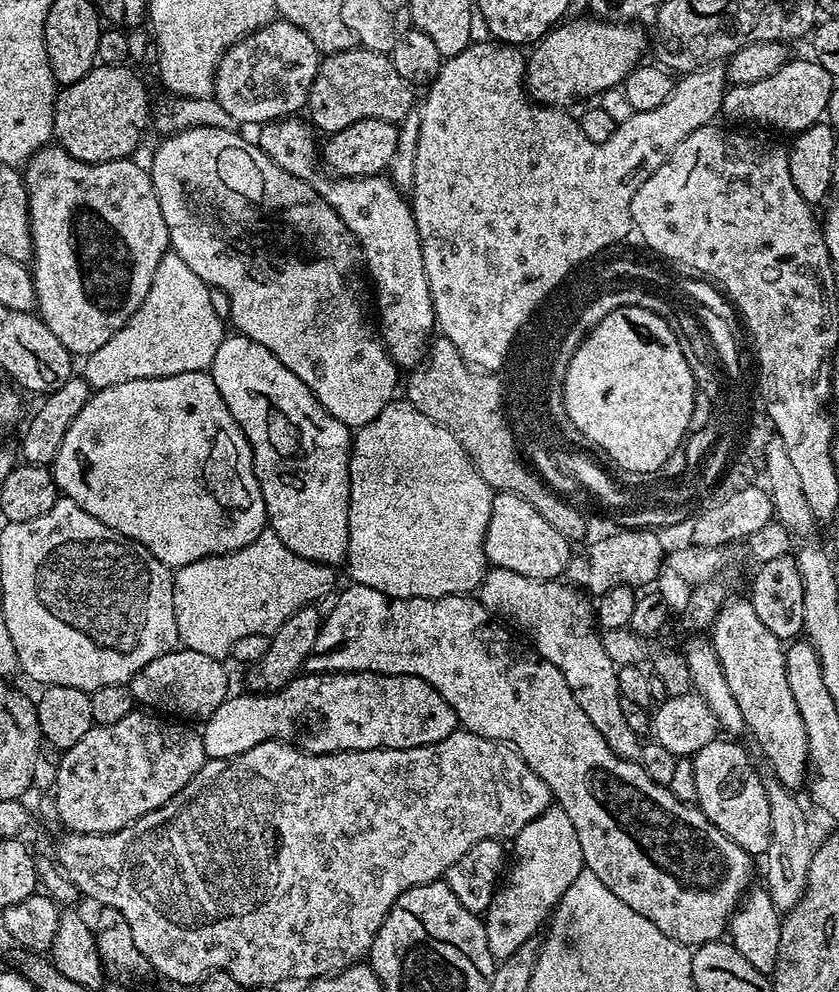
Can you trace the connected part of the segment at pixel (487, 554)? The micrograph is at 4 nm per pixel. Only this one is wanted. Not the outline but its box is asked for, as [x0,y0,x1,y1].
[484,492,574,581]

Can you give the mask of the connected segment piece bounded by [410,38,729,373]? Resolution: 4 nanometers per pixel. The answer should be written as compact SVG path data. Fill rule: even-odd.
M491 38L480 43L469 44L466 50L447 57L440 65L440 73L427 85L428 97L424 100L424 108L419 109L420 129L418 130L418 146L414 158L414 178L410 189L410 203L412 213L418 226L418 234L422 242L422 262L426 266L426 278L430 282L432 305L436 315L436 328L448 339L454 342L458 354L466 363L483 371L495 373L505 367L507 356L513 351L508 344L512 332L516 331L517 324L528 315L529 309L540 299L544 290L553 284L558 286L567 278L571 268L579 266L583 260L599 254L603 248L616 244L628 236L628 231L633 231L632 199L634 194L666 162L666 158L678 145L683 142L694 130L713 123L721 115L724 107L724 93L729 87L726 68L723 63L707 64L693 72L683 73L673 83L672 94L658 106L658 110L649 112L633 112L629 120L623 121L622 130L610 134L606 142L590 142L586 134L582 134L580 121L575 115L571 116L568 110L560 106L549 106L535 103L528 95L526 87L526 56L519 47L510 44L501 44ZM574 234L574 240L560 240L558 238Z

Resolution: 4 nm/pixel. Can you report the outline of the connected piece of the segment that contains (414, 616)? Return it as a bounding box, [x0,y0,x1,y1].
[303,582,754,946]

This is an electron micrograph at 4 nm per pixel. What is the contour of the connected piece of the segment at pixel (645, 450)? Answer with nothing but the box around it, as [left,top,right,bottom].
[564,307,696,468]

